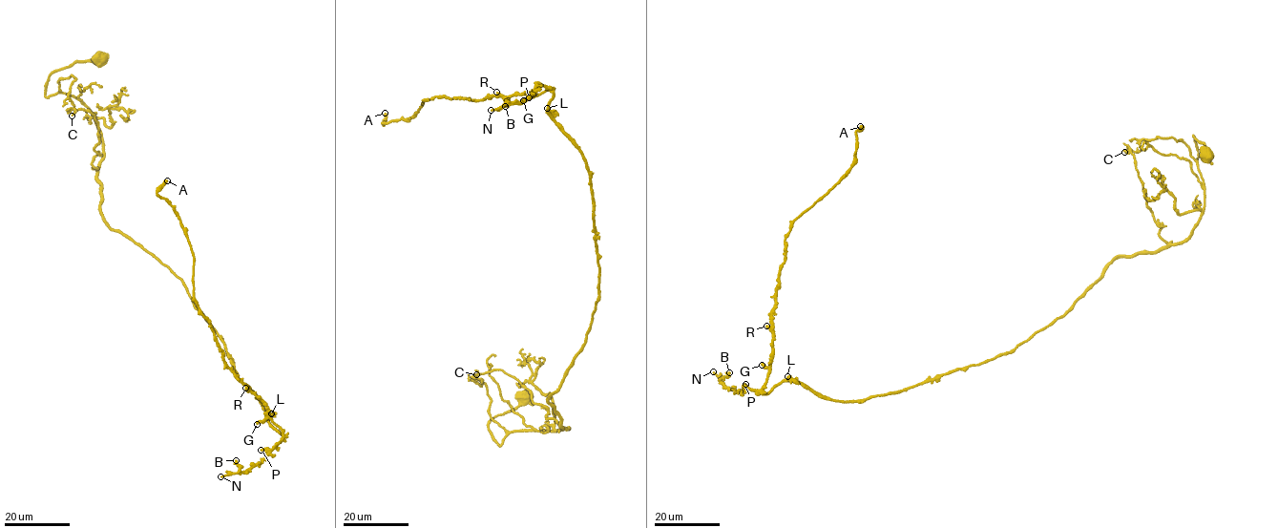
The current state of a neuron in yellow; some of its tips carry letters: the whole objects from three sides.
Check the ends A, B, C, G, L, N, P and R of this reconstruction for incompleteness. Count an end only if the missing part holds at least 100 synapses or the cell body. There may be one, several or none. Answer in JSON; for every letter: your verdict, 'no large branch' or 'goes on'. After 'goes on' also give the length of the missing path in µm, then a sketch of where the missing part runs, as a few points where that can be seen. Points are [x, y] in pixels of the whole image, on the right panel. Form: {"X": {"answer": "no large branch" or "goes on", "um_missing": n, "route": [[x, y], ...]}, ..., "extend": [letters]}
{"A": {"answer": "no large branch"}, "B": {"answer": "no large branch"}, "C": {"answer": "no large branch"}, "G": {"answer": "no large branch"}, "L": {"answer": "no large branch"}, "N": {"answer": "goes on", "um_missing": 70, "route": [[713, 371], [682, 331], [685, 332], [692, 318], [684, 302], [681, 282], [672, 285], [664, 280]]}, "P": {"answer": "no large branch"}, "R": {"answer": "no large branch"}, "extend": ["N"]}

